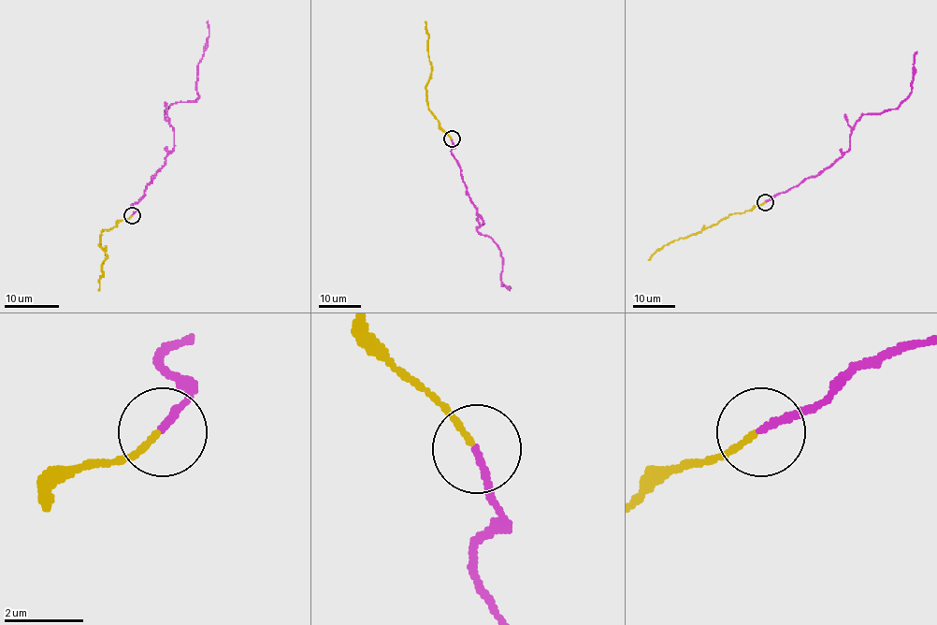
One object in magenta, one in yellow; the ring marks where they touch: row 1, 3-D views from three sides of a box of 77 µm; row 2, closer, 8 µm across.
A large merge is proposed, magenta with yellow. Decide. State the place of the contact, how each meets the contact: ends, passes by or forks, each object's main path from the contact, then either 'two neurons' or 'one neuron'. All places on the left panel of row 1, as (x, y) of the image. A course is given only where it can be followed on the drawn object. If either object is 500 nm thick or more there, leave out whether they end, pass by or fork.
(132, 215) | magenta ends | yellow ends | magenta via (132, 216), (132, 205), (174, 148), (165, 111), (198, 98), (208, 21) | yellow via (132, 216), (101, 233), (99, 244), (106, 254), (98, 290) | two neurons

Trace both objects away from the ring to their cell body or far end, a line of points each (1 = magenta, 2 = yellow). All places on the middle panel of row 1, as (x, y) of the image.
1: (451, 138), (451, 153), (467, 194), (483, 223), (476, 229), (498, 246), (502, 285), (510, 290)
2: (451, 138), (439, 125), (427, 102), (425, 86), (431, 74), (425, 21)

